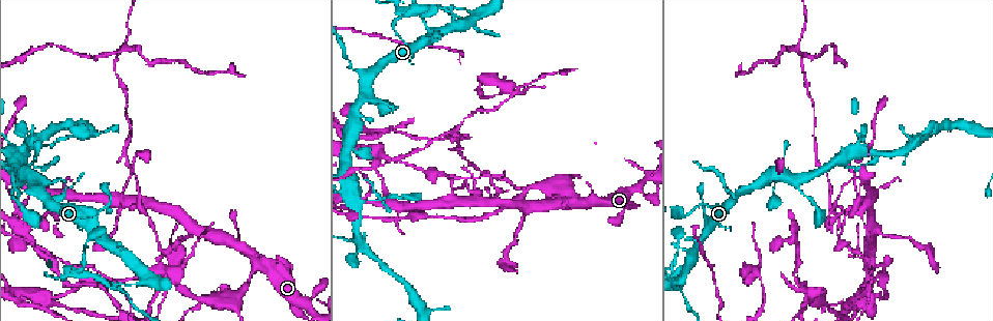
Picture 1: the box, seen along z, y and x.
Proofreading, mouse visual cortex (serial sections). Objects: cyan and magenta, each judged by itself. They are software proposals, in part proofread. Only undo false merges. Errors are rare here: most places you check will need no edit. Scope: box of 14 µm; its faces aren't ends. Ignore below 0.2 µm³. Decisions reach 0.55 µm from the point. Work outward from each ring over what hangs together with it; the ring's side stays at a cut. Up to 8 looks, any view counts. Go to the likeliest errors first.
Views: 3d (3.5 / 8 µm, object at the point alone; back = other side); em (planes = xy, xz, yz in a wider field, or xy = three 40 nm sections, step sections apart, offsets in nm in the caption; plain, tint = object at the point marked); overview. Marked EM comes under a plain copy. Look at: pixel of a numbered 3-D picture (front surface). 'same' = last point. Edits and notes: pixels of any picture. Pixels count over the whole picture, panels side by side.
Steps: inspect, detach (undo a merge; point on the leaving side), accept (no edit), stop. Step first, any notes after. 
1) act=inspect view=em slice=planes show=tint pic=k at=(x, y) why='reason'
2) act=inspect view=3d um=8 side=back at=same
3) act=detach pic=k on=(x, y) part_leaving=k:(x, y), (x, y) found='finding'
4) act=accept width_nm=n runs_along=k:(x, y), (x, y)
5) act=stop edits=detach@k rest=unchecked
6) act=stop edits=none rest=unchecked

act=inspect view=3d um=3.5 pic=1 at=(119, 290) why='sharp bend'

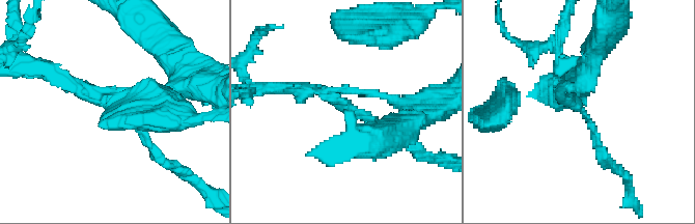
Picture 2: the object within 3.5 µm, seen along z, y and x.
act=inspect view=em slice=xy step=3 show=tint pic=2 at=(348, 106)

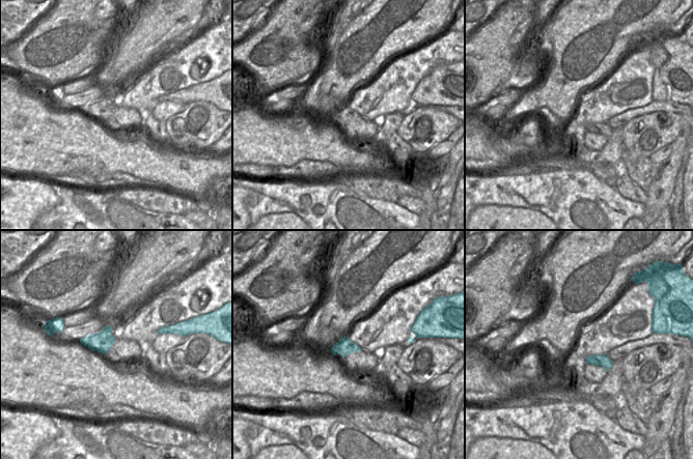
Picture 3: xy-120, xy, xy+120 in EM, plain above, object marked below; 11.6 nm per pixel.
act=detach pic=2 on=(289, 89) width_nm=190 found='two cells meet here'

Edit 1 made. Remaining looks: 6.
act=inspect view=overview why='see it whole again'

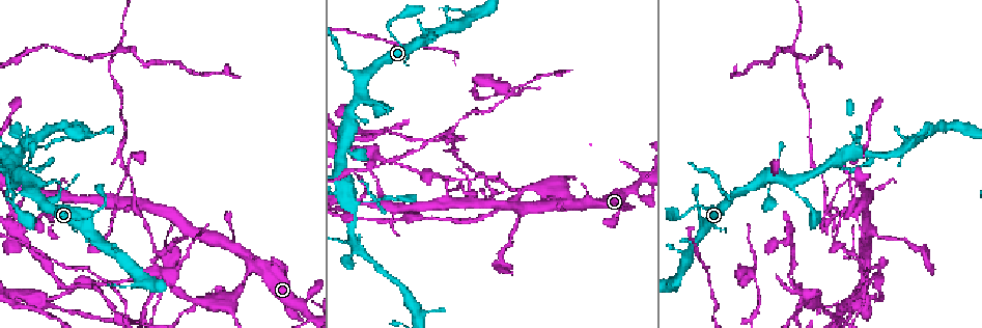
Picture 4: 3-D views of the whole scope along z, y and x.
act=inspect view=3d um=3.5 side=back pic=4 at=(347, 70) why='a narrow waist'

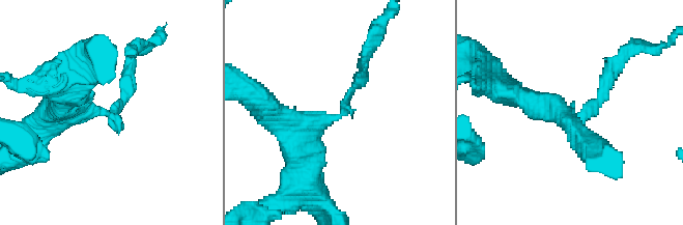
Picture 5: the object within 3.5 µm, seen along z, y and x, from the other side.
act=inspect view=em slice=planes show=tint pic=5 at=(110, 112) arm_widths_nm=200,300 why='shape alone is not enough'

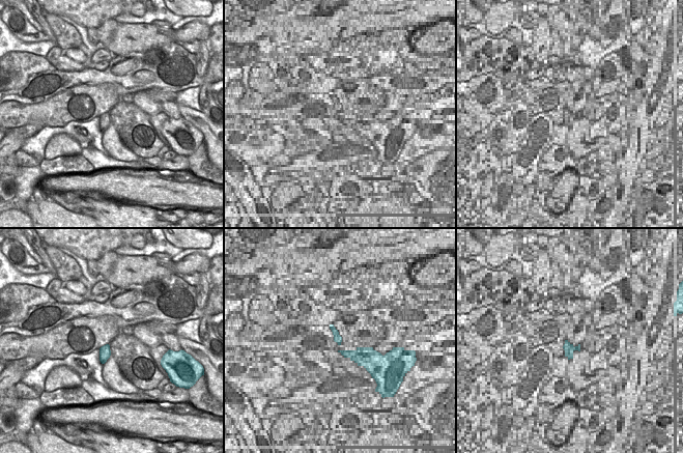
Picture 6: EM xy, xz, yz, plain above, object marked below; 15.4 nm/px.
act=accept runs_along=5:(280, 117), (337, 117), (363, 75) found='all the same cell'

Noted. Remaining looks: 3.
act=inspect view=3d um=8 pic=4 at=(260, 266) why='two arms in line, one across'

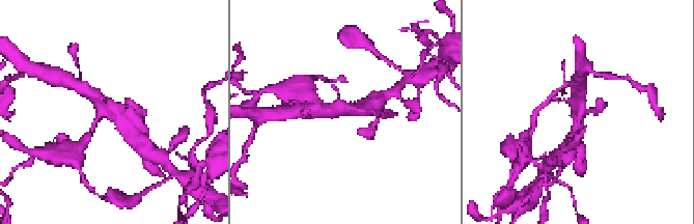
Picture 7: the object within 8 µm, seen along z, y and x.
act=inspect view=3d um=3.5 pic=7 at=(579, 111) why='zoom in'

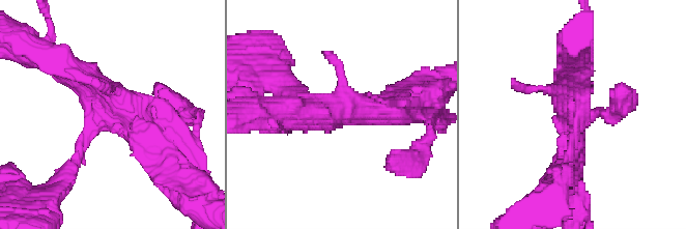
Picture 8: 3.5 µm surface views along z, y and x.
act=inspect view=em slice=xy step=1 show=tint pic=8 at=(122, 113) why='shape alone is not enough'

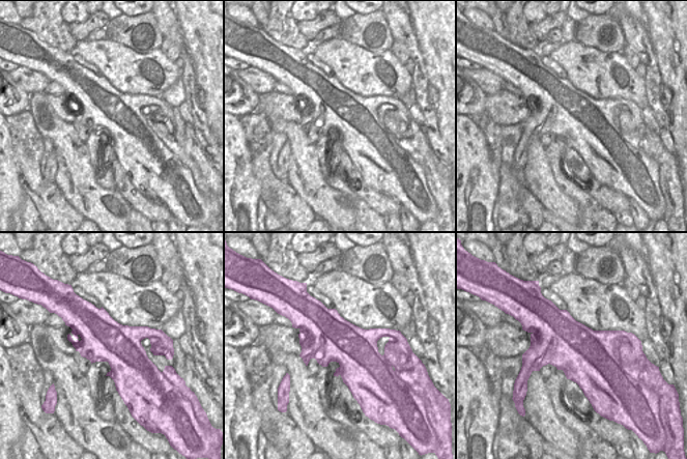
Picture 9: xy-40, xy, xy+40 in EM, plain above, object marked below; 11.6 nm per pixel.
act=accept width_nm=600 runs_along=8:(174, 164), (111, 93), (73, 68) found='one cell here'

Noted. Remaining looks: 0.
act=stop edits=detach@2 rest=unchecked

